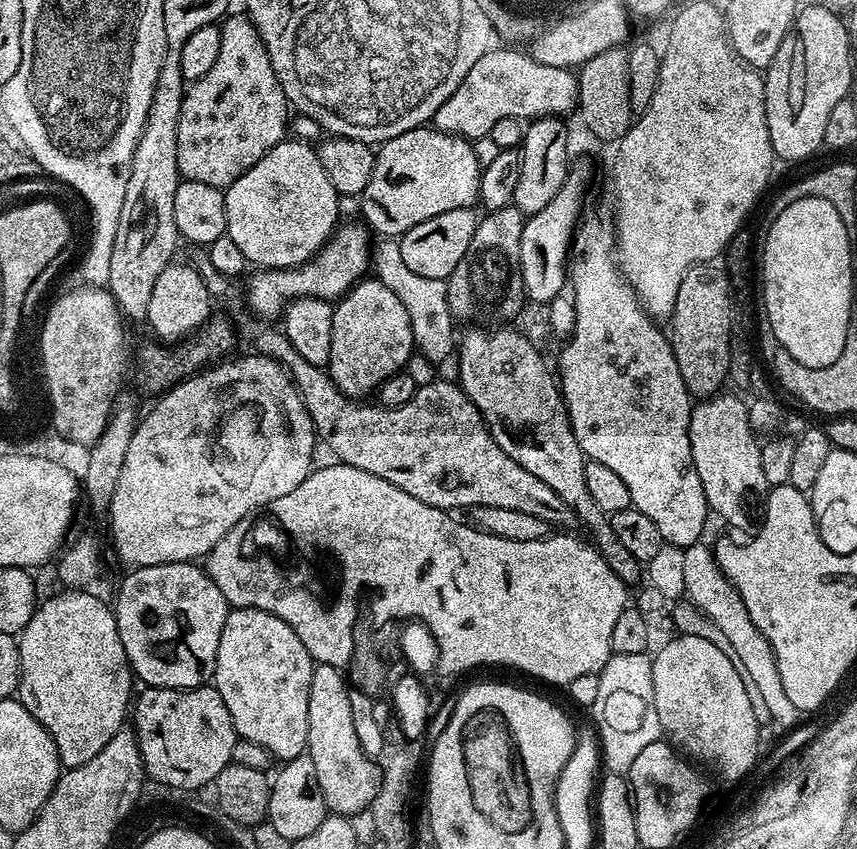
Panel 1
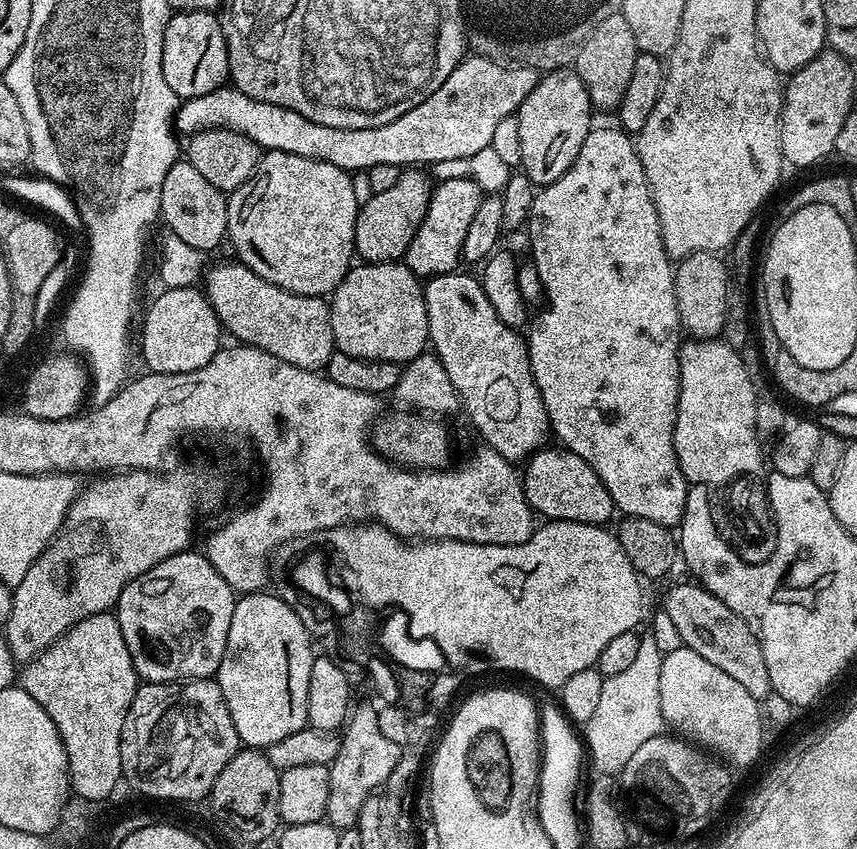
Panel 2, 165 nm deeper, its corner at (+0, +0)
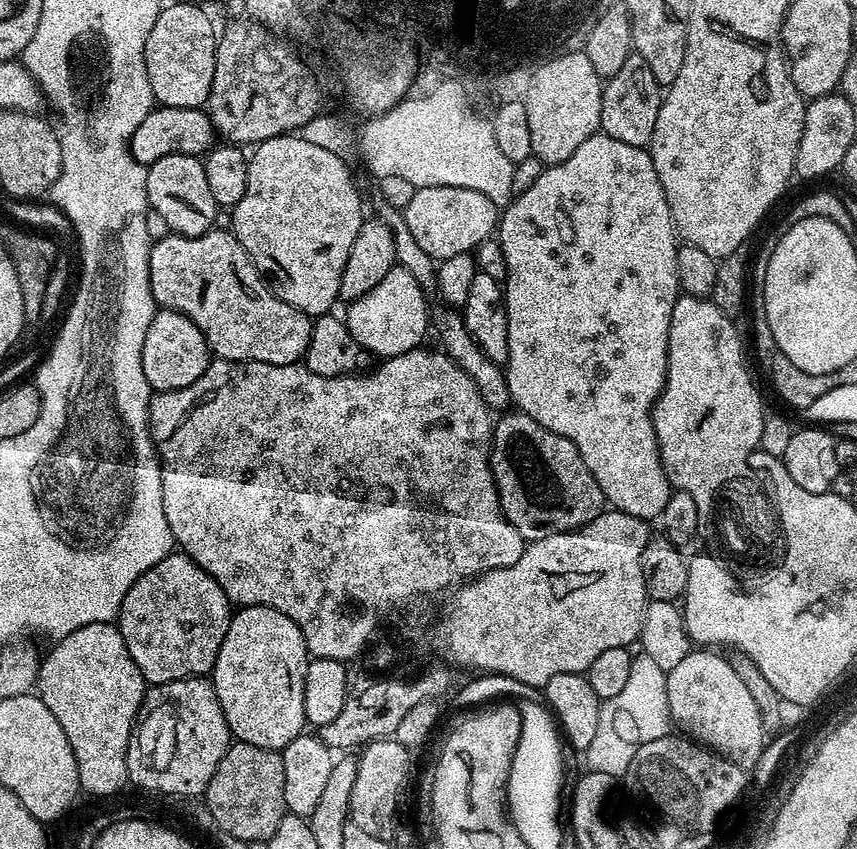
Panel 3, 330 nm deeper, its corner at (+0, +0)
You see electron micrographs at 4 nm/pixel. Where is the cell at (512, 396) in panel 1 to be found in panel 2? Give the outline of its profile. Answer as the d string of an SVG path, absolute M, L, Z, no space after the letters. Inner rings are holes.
M463 270L427 277L424 301L431 351L442 362L446 374L450 374L450 382L460 397L463 411L468 411L477 434L484 439L481 441L502 454L509 463L525 461L533 452L539 451L547 441L544 439L550 436L546 406L530 370L525 337L517 329L506 326L506 322L494 314L494 306L490 306L490 298L486 298L479 279L475 275L467 276Z

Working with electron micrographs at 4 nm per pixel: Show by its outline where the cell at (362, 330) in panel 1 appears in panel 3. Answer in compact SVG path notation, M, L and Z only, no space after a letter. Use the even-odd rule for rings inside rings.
M393 266L374 286L357 300L347 305L346 327L353 340L365 353L377 352L380 358L401 356L417 351L428 332L428 304L424 301L425 289L405 268Z

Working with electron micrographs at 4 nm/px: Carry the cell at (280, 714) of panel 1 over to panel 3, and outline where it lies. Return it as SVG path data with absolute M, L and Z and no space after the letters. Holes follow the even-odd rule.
M255 604L249 608L241 607L233 615L226 630L226 638L222 638L222 646L218 650L210 679L218 694L218 702L222 702L228 729L236 740L263 748L283 750L294 738L302 735L306 728L304 679L309 659L310 653L302 630L298 630L298 626L290 618L286 618L286 614L270 606Z

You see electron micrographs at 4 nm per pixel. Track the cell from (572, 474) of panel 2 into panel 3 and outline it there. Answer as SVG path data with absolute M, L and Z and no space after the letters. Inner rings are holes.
M519 410L509 411L501 420L495 421L492 430L492 477L496 479L496 489L500 491L500 508L508 523L518 530L525 541L541 540L544 536L553 536L555 532L572 532L588 524L601 512L605 511L606 501L594 474L586 470L578 446L562 434L546 430L534 418L525 416Z

